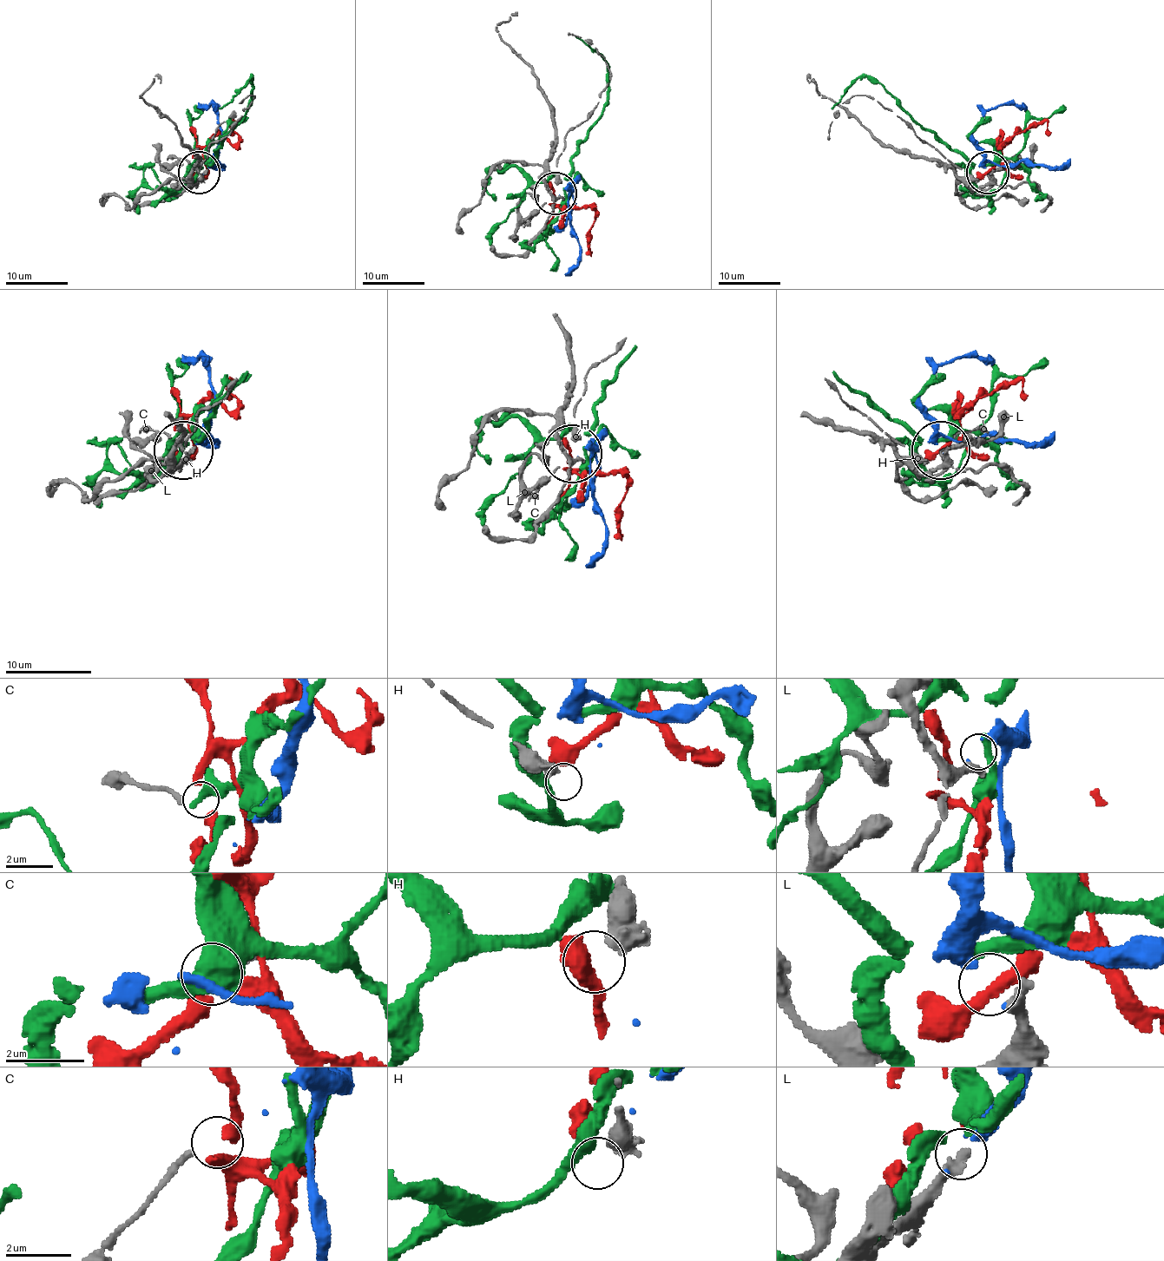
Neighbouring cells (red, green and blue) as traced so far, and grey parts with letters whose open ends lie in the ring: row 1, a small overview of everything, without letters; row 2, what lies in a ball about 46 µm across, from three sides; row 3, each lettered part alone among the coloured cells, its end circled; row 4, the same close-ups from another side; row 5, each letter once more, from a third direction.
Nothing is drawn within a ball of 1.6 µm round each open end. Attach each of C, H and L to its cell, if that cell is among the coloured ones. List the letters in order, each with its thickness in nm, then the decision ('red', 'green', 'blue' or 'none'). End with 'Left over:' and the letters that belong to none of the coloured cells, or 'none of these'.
C: 220 nm | none
H: 480 nm | none
L: 360 nm | blue
Left over: C, H

